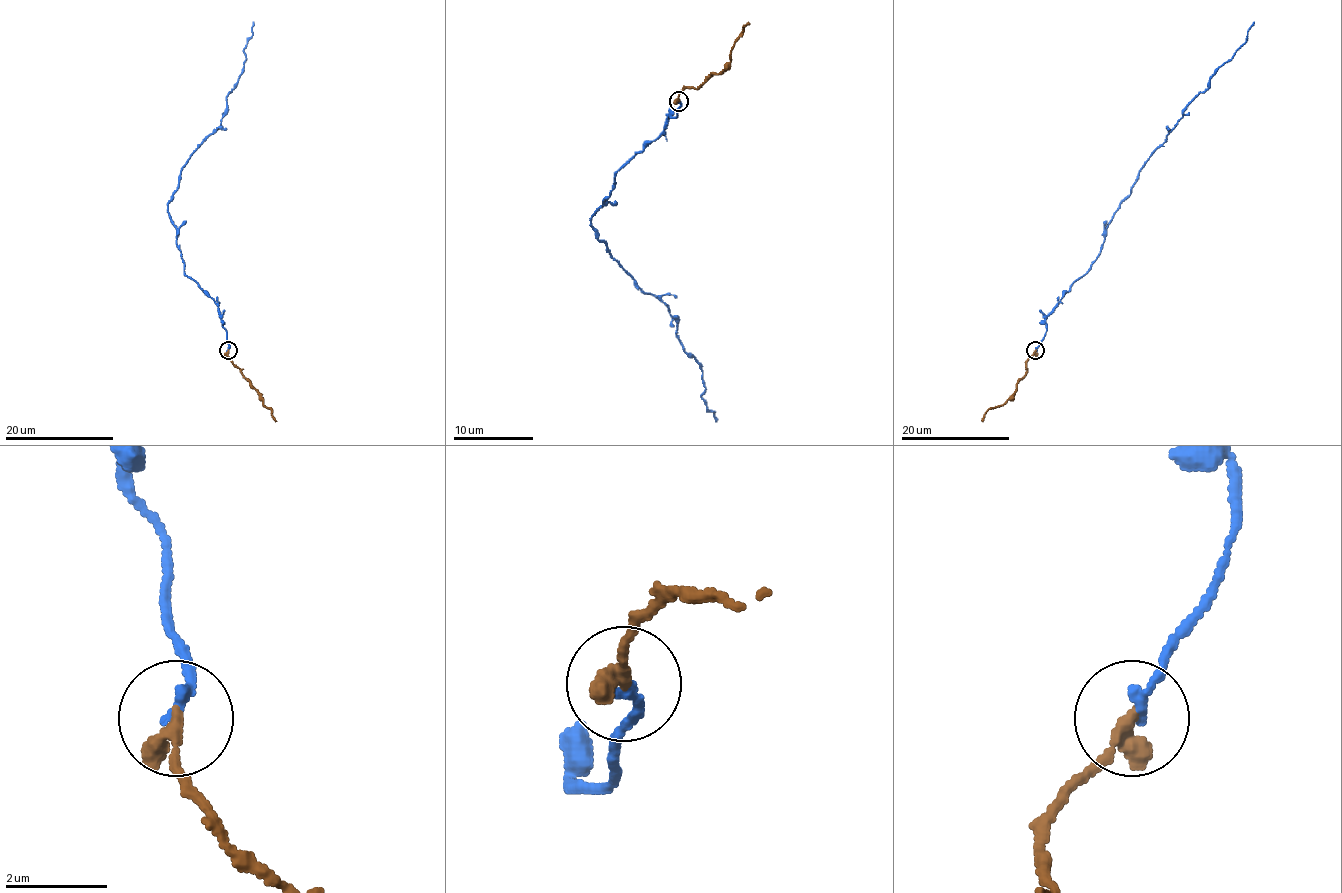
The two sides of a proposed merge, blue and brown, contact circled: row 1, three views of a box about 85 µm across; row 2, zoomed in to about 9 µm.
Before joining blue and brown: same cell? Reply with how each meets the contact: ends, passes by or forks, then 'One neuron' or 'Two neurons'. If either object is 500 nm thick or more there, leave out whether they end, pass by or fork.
At the ring blue ends. At the ring brown ends. One neuron

